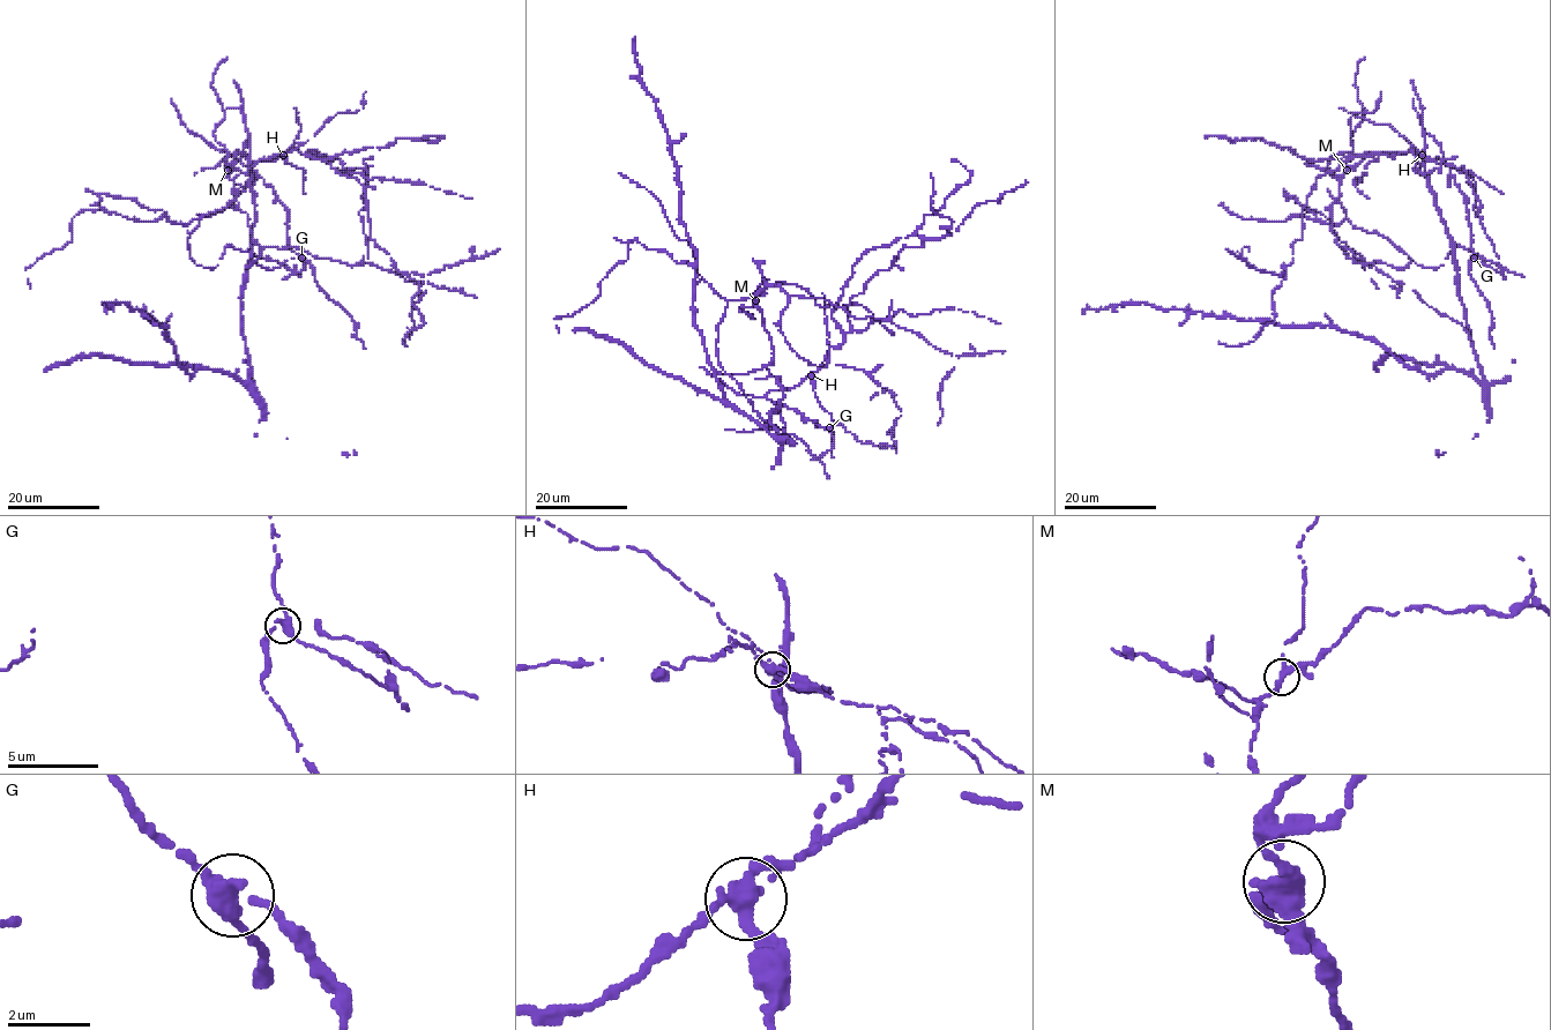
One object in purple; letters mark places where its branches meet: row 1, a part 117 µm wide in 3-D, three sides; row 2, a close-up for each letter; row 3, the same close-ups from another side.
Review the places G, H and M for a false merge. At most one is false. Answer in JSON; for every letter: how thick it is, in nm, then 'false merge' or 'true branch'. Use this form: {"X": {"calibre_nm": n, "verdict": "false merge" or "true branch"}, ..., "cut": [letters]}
{"G": {"calibre_nm": 320, "verdict": "true branch"}, "H": {"calibre_nm": 320, "verdict": "false merge"}, "M": {"calibre_nm": 360, "verdict": "true branch"}, "cut": ["H"]}

